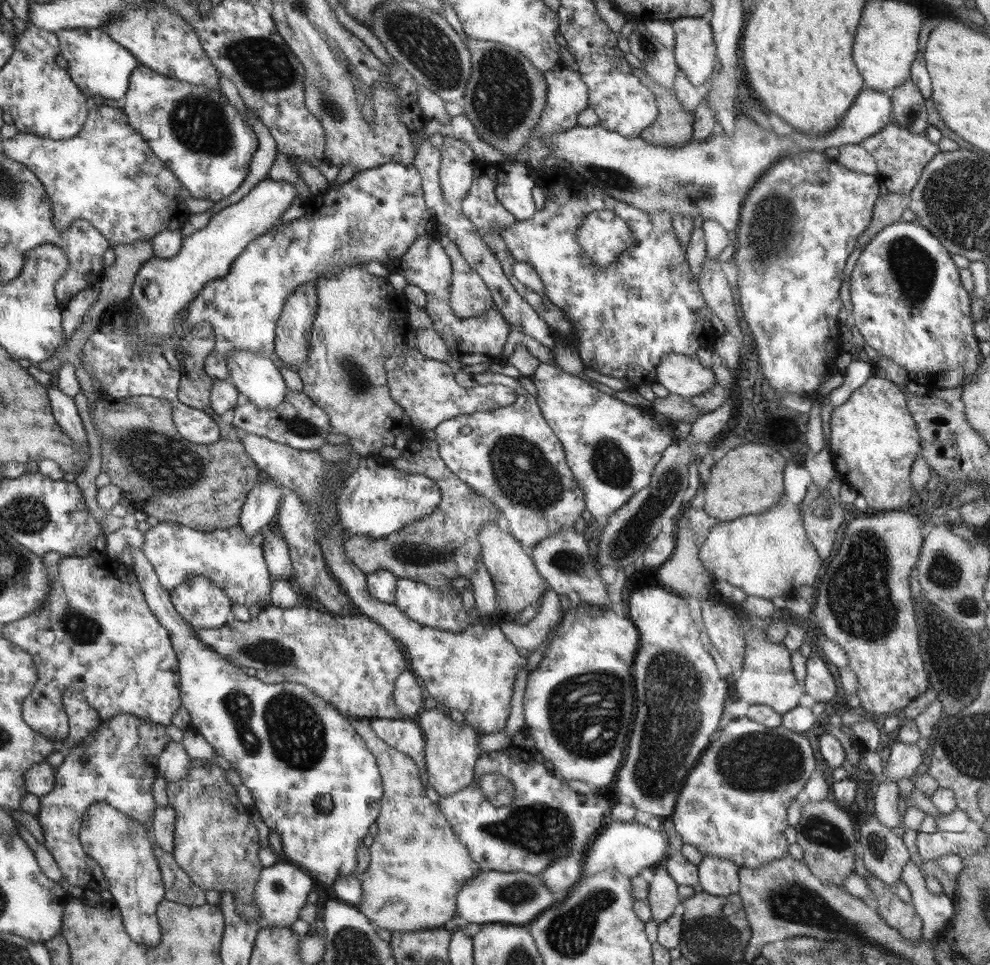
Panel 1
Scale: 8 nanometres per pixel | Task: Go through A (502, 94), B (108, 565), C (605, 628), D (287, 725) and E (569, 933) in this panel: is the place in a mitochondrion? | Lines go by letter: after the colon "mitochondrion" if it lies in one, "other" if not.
A: mitochondrion
B: other
C: other
D: mitochondrion
E: mitochondrion

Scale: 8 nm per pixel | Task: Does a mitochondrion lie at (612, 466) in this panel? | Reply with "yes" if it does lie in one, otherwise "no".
yes

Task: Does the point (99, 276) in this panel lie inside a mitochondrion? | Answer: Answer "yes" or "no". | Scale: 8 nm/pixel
no

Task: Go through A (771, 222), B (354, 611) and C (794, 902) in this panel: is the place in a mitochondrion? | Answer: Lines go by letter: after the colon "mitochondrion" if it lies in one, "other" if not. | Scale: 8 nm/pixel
A: mitochondrion
B: other
C: mitochondrion

